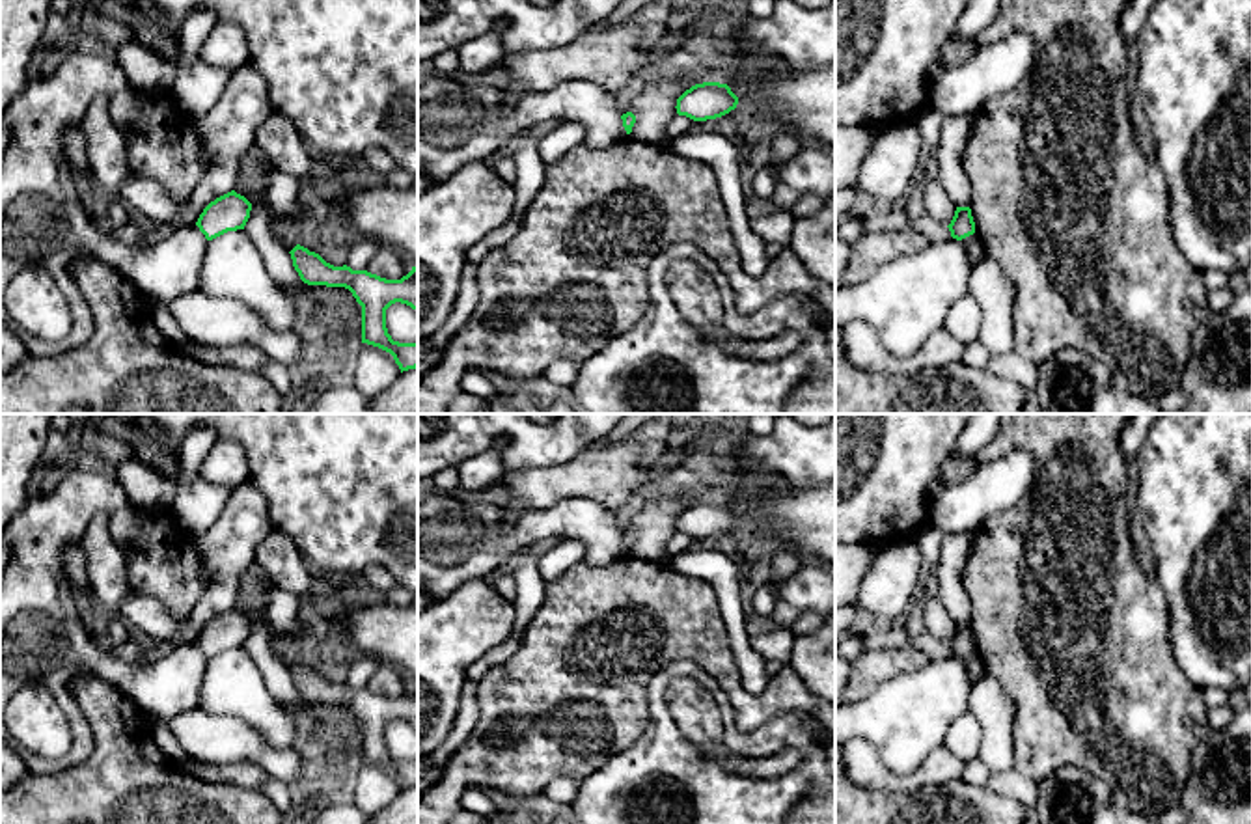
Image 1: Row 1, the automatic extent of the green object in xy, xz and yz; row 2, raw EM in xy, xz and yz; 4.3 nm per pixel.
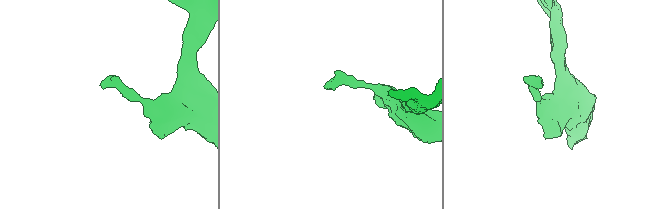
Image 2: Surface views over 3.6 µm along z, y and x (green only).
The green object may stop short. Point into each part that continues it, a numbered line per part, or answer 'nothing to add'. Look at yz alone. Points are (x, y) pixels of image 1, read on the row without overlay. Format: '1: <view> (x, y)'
nothing to add

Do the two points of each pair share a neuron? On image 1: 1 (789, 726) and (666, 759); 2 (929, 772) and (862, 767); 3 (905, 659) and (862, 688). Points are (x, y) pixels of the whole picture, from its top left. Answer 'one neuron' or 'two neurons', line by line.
1: one neuron
2: one neuron
3: one neuron

